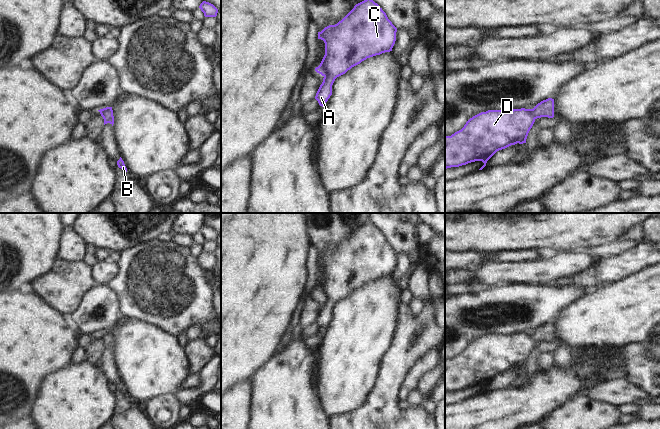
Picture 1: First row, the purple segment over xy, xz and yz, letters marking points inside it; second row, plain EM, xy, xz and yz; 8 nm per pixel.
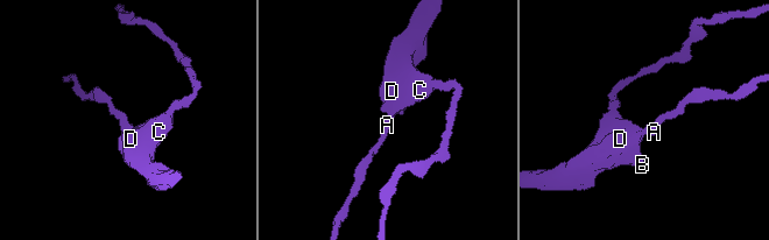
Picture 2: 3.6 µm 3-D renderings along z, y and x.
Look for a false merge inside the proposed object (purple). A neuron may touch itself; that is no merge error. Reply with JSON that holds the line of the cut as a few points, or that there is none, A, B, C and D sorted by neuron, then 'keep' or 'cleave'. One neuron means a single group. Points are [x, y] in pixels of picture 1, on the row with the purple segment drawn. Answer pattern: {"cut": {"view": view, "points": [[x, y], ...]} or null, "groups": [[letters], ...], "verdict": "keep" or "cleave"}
{"cut": null, "groups": [["A", "B", "C", "D"]], "verdict": "keep"}

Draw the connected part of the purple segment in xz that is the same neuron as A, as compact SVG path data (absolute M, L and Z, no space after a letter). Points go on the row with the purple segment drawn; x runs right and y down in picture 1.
M364 0L356 4L337 24L329 25L318 32L318 39L325 43L325 55L320 65L315 68L315 71L324 77L315 96L319 105L323 107L332 95L332 85L337 77L367 58L392 51L396 32L397 28L373 0Z

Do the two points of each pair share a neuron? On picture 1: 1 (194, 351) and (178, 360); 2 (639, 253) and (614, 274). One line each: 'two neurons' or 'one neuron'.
1: two neurons
2: one neuron

